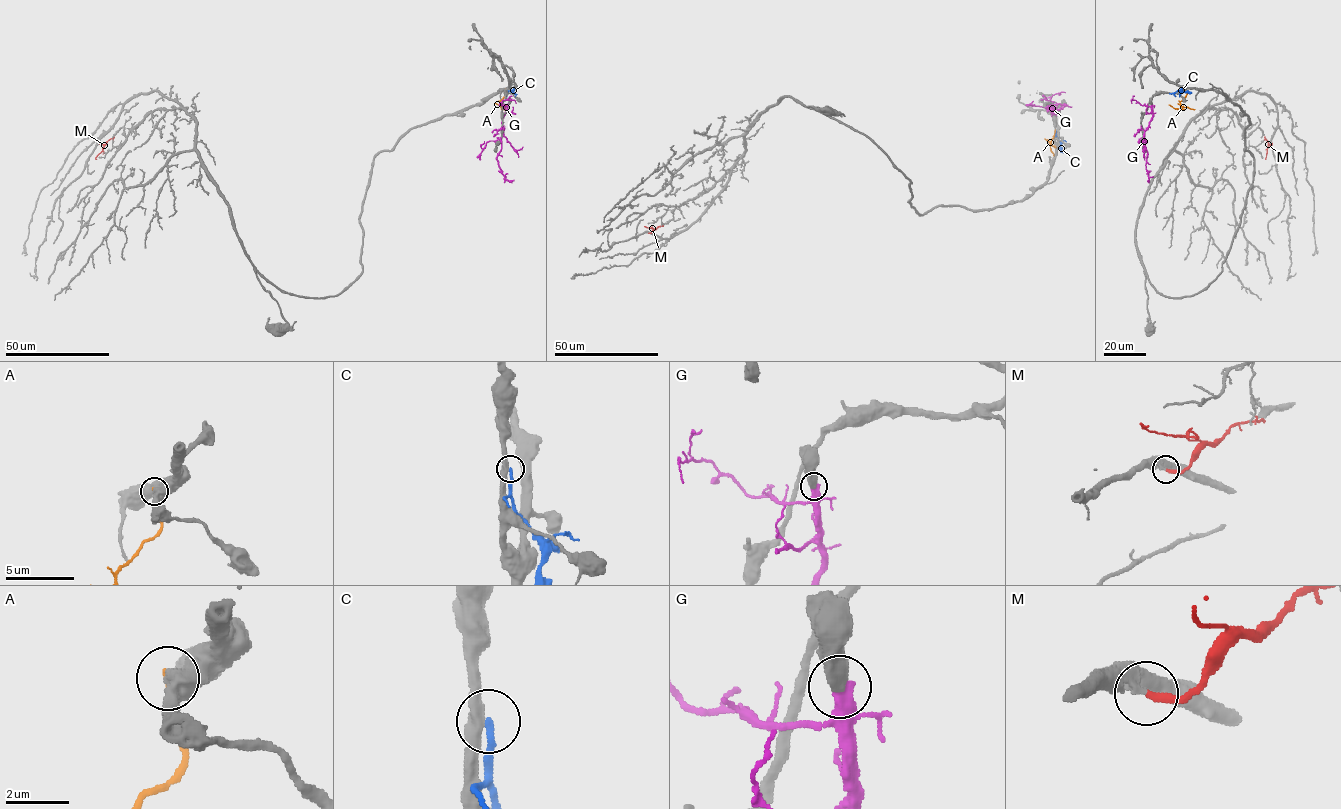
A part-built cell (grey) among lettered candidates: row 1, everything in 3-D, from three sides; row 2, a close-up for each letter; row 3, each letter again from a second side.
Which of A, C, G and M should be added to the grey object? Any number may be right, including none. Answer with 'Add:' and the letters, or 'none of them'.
Add: M

